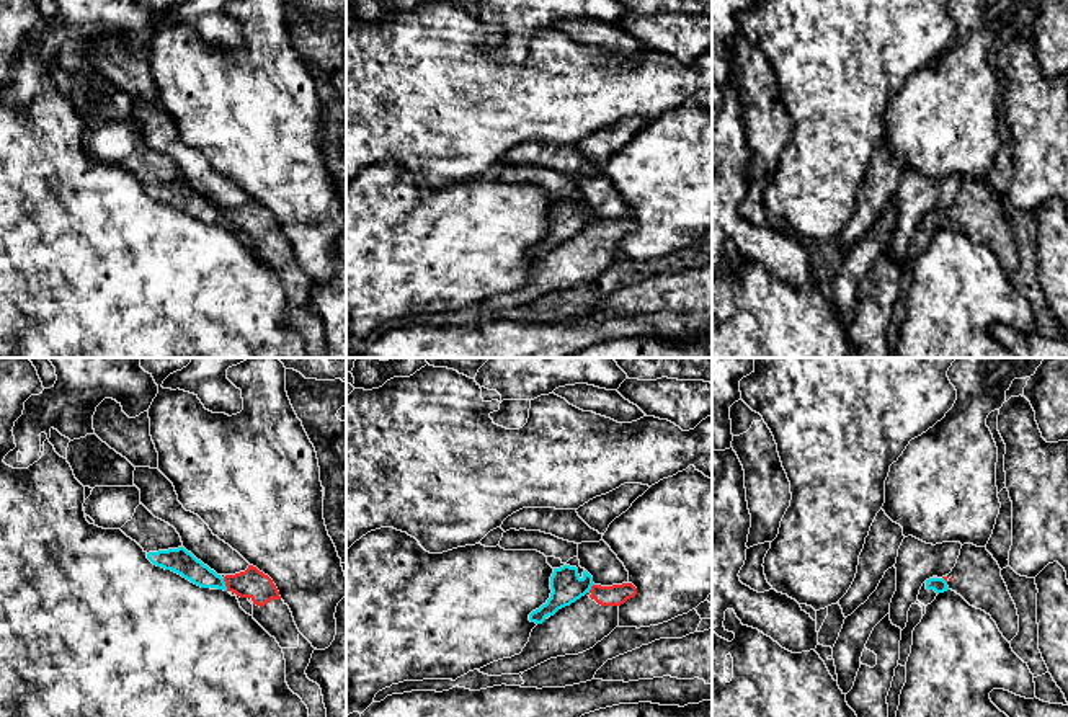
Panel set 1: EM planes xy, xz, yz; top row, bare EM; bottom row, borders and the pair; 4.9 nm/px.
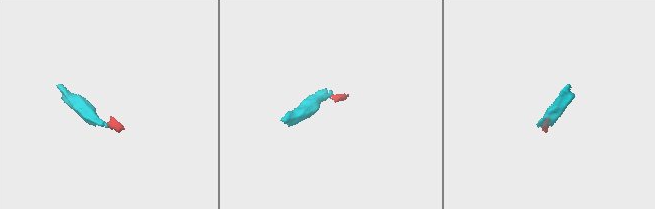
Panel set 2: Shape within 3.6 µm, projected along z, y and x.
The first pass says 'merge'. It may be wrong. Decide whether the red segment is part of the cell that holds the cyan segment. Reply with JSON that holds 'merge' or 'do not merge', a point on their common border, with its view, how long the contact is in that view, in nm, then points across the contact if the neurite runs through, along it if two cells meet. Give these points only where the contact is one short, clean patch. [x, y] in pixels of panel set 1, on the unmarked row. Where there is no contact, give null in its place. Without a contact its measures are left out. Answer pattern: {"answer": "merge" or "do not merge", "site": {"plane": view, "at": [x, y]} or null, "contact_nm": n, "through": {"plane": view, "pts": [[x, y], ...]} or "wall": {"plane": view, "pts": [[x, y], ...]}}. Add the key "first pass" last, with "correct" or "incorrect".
{"answer": "do not merge", "site": {"plane": "xy", "at": [224, 219]}, "contact_nm": 70, "wall": {"plane": "xy", "pts": [[222, 213], [227, 224]]}, "first pass": "incorrect"}

